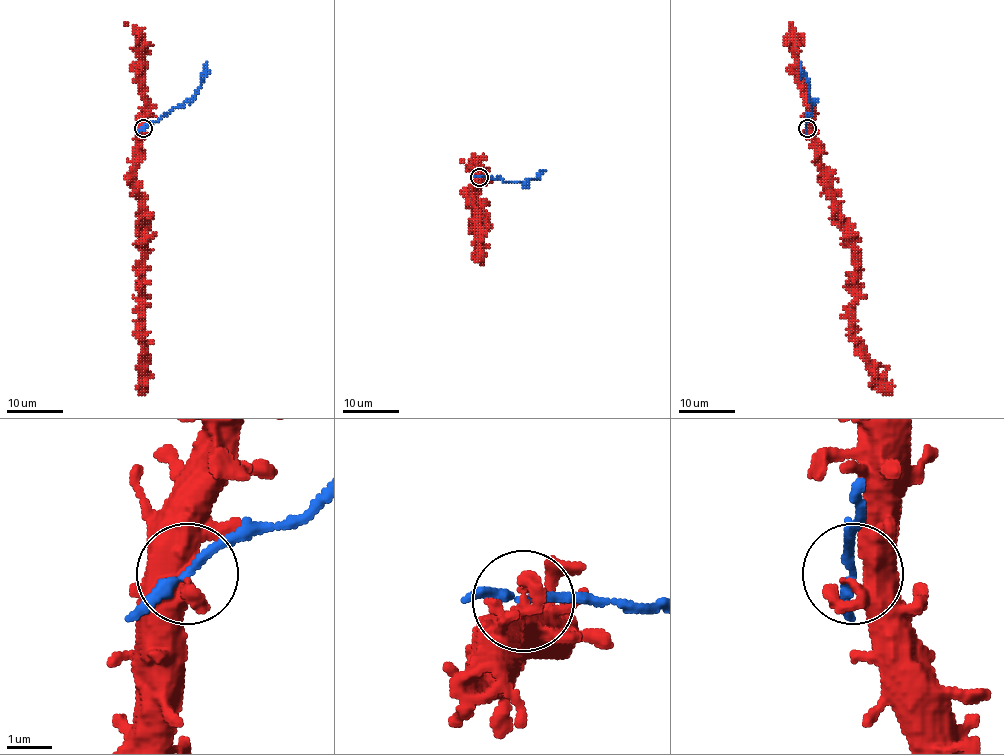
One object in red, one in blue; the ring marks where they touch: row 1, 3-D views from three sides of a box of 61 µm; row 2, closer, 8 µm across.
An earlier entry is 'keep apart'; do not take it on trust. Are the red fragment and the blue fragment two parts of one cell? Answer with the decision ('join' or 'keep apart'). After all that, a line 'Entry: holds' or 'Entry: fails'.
keep apart
Entry: holds

